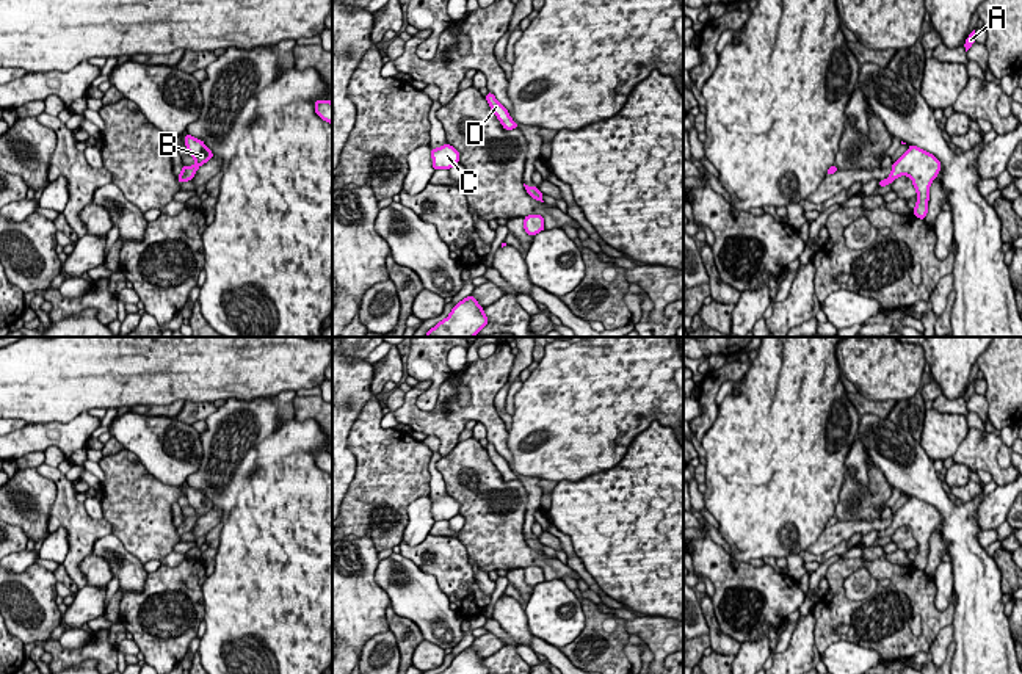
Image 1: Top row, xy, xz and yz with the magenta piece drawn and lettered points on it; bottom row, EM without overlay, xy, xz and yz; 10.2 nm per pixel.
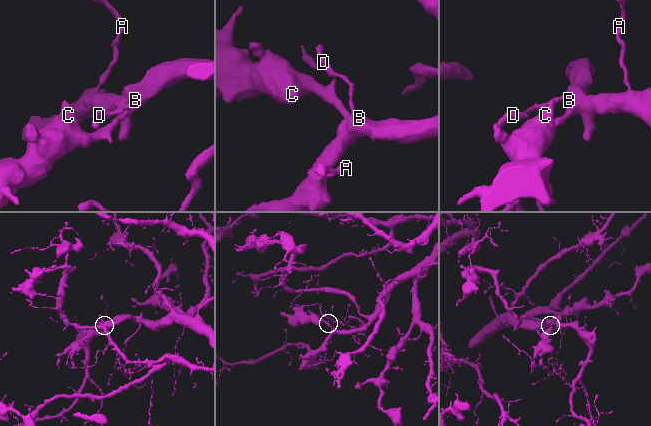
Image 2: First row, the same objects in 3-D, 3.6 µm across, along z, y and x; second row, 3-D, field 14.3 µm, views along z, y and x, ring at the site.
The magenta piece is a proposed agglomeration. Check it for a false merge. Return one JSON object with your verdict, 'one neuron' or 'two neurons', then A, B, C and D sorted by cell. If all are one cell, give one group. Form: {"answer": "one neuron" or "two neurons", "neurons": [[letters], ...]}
{"answer": "one neuron", "neurons": [["A", "B", "C", "D"]]}

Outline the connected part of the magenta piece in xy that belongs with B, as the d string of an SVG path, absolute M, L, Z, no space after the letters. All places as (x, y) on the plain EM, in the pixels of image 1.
M185 484L185 495L188 500L188 506L191 506L196 511L194 517L183 517L180 527L177 528L177 533L187 533L191 531L198 522L198 519L204 514L207 514L208 511L212 511L213 503L204 495L204 492L190 487L188 484Z

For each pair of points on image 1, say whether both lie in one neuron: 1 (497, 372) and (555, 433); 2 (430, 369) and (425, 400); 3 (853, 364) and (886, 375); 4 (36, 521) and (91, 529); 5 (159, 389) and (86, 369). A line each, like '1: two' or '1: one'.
1: two
2: one
3: one
4: two
5: one

